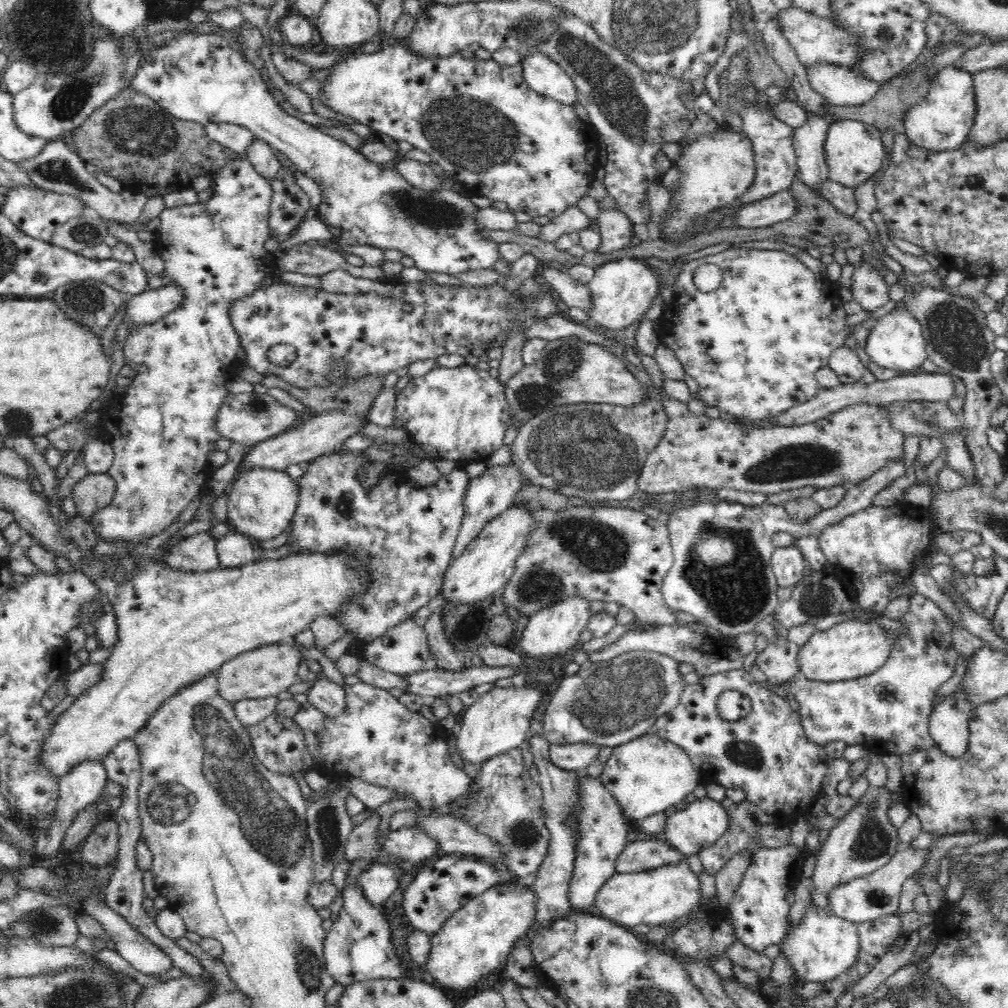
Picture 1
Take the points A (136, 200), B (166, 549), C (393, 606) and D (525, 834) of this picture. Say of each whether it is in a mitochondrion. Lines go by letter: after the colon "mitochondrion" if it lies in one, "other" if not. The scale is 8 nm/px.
A: other
B: other
C: other
D: mitochondrion

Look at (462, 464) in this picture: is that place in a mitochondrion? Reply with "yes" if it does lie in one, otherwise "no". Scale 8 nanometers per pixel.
no

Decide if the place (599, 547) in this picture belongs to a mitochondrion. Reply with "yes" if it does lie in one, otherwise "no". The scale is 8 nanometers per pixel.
yes

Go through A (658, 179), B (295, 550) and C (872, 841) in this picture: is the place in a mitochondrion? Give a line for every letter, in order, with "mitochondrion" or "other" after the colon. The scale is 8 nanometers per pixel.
A: other
B: other
C: mitochondrion

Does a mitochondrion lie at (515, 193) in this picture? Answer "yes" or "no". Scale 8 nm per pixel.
no

